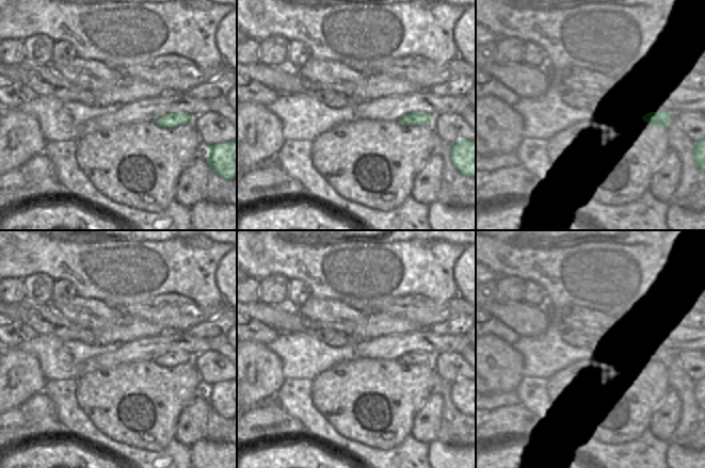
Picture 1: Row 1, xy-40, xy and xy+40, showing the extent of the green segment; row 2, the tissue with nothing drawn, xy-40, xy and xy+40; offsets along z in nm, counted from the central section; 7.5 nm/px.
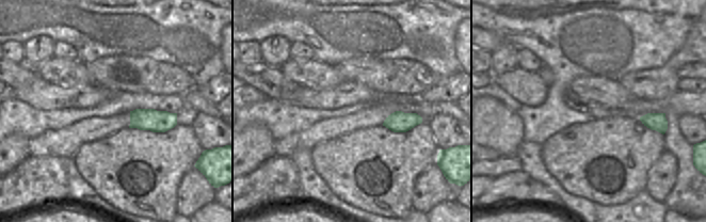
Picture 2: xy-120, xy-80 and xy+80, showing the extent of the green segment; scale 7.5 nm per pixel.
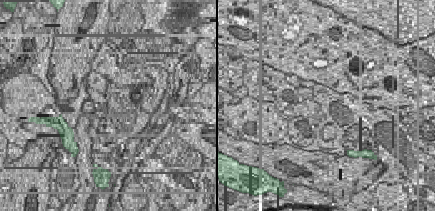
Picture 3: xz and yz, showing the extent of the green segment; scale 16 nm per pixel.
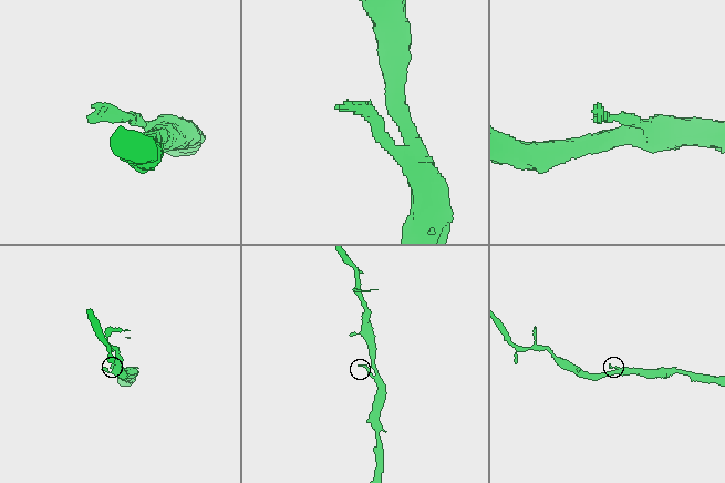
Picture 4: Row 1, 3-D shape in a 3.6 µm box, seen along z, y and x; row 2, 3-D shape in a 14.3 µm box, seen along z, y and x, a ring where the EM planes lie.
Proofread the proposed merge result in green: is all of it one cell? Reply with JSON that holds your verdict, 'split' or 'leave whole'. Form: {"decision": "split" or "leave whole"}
{"decision": "leave whole"}

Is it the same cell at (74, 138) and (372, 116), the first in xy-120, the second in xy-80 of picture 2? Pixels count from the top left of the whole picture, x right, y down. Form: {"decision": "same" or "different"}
{"decision": "same"}

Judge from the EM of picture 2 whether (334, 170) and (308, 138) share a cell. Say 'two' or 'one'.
two

